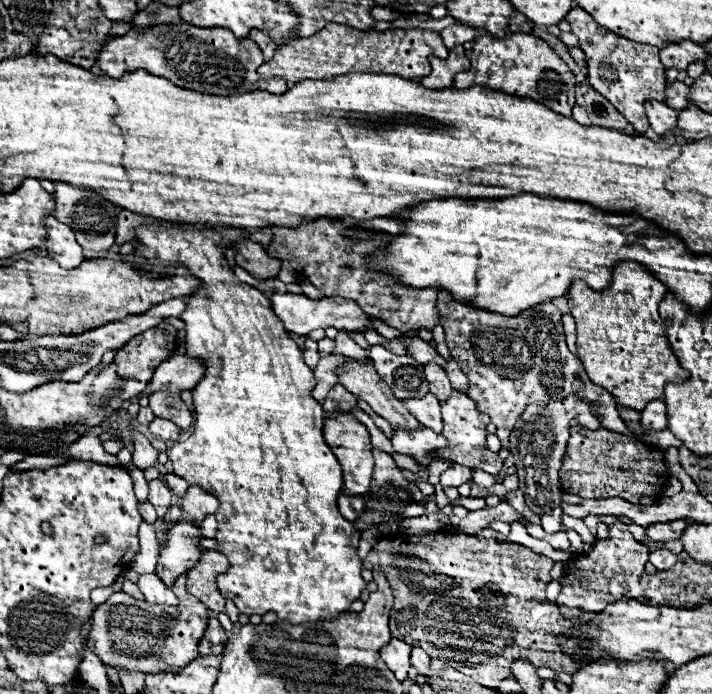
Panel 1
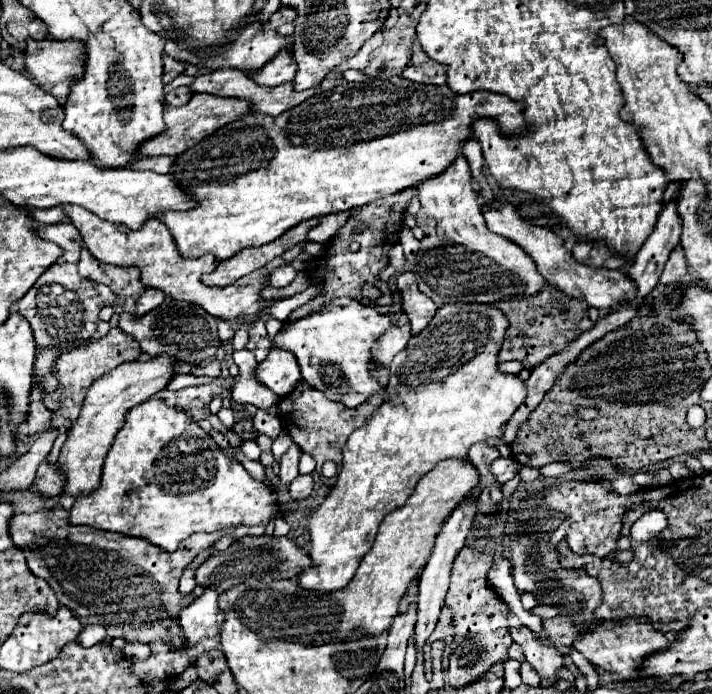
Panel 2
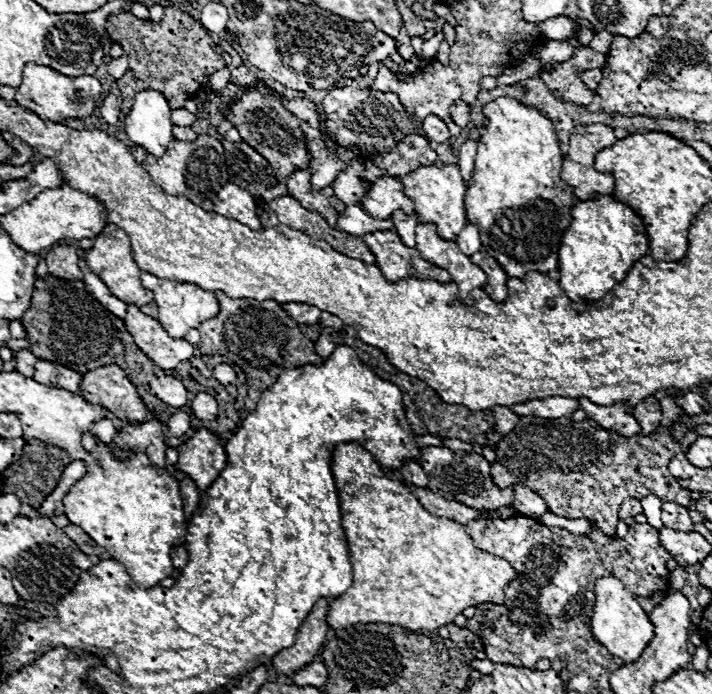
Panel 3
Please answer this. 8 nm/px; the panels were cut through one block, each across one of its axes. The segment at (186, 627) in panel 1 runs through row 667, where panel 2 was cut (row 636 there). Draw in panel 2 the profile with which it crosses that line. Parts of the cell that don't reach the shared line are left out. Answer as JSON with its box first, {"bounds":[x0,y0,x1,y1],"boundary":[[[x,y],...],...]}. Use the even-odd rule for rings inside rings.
{"bounds":[24,530,222,650],"boundary":[[[222,530],[192,534],[184,540],[182,548],[164,552],[144,538],[100,532],[94,544],[72,544],[66,540],[50,542],[42,538],[24,548],[24,552],[28,568],[50,584],[58,602],[68,606],[82,624],[102,624],[110,638],[122,638],[124,642],[150,644],[154,640],[166,640],[174,648],[184,650],[186,642],[178,616],[196,600],[196,596],[192,592],[180,594],[178,580],[182,570],[200,552],[210,550],[220,536]]]}

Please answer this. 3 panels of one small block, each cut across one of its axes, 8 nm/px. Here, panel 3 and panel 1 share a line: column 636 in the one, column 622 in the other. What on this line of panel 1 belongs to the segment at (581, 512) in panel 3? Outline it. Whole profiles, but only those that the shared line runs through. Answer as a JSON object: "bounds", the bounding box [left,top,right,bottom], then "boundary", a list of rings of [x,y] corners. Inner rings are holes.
{"bounds":[560,426,668,506],"boundary":[[[572,426],[568,450],[560,468],[560,484],[564,492],[582,498],[624,498],[632,504],[650,506],[656,504],[656,496],[660,498],[668,482],[668,478],[650,476],[662,476],[664,472],[664,456],[654,446],[610,430],[592,432],[584,426]]]}

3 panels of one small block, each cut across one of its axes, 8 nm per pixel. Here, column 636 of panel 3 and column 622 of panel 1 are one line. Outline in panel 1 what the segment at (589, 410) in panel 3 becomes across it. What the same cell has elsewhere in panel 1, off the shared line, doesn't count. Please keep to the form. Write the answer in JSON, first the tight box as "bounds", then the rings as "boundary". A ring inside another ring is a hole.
{"bounds":[438,292,644,448],"boundary":[[[438,292],[438,316],[450,354],[460,364],[460,370],[468,376],[468,396],[496,424],[496,436],[502,442],[502,448],[510,446],[508,436],[530,402],[558,400],[568,394],[592,400],[592,406],[600,414],[602,428],[644,442],[644,438],[632,436],[626,424],[620,420],[614,406],[614,396],[596,386],[588,378],[582,362],[576,360],[576,356],[566,348],[562,312],[556,306],[536,304],[518,316],[502,316],[484,310],[472,310],[470,306],[456,302],[448,292]]]}

